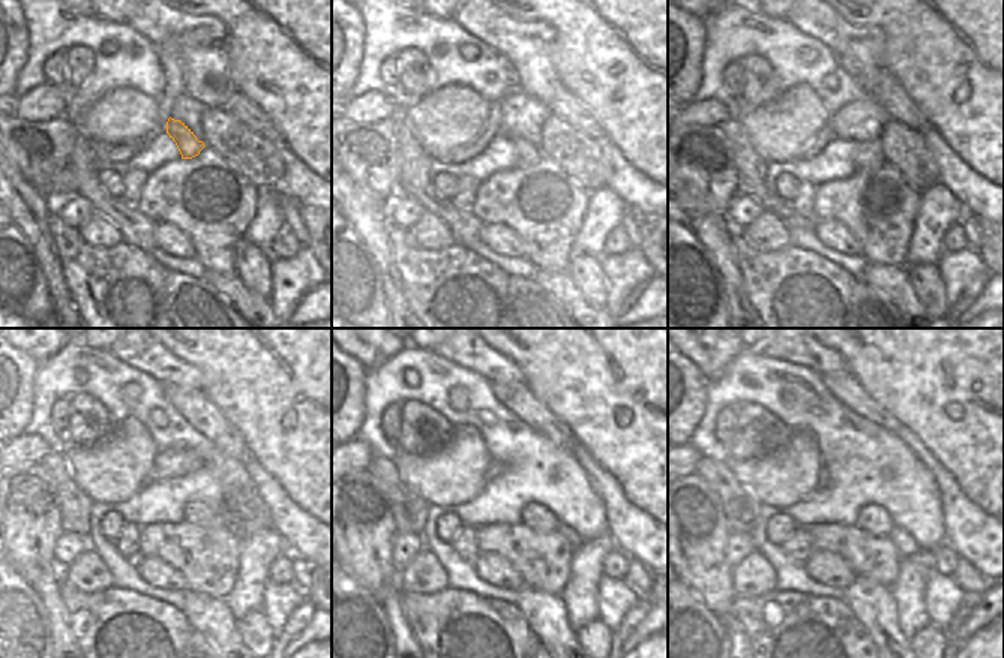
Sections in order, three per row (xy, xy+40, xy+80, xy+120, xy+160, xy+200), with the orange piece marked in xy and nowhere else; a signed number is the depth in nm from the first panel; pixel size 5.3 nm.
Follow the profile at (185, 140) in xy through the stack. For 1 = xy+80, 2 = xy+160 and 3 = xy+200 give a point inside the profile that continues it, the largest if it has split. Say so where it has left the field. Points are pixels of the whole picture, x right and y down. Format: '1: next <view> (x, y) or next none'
1: next xy+80 (866, 162)
2: next xy+160 (535, 516)
3: next xy+200 (875, 520)

